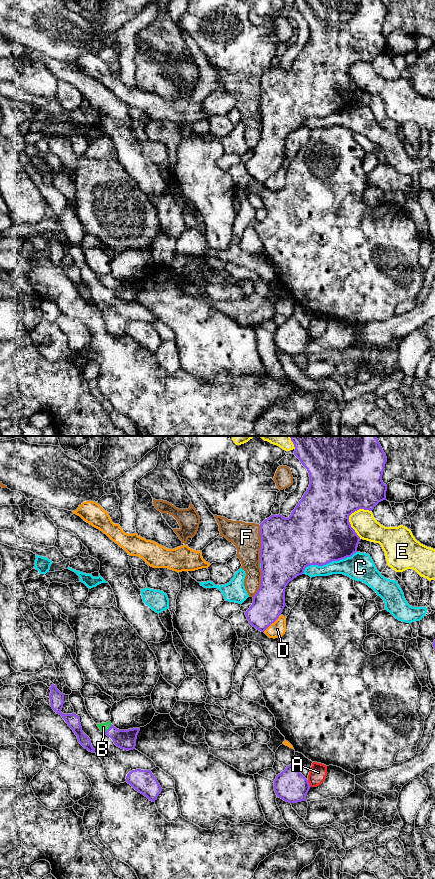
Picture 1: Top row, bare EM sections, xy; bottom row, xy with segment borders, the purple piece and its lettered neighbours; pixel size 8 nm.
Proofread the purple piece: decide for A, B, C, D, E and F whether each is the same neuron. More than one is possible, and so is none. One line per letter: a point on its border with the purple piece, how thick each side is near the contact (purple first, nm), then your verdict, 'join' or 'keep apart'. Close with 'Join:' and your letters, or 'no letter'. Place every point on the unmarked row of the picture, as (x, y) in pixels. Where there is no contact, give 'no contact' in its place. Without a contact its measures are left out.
A: meets purple in xy at (308, 335); 260 nm thick on the purple side, 140 nm on the other; keep apart
B: meets purple in xy at (109, 280); 160 nm thick on the purple side, 70 nm on the other; join
C: meets purple in xy at (328, 114); 500 nm thick on the purple side, 220 nm on the other; keep apart
D: meets purple in xy at (272, 174); 260 nm thick on the purple side, 130 nm on the other; keep apart
E: meets purple in xy at (348, 73); 500 nm thick on the purple side, 190 nm on the other; keep apart
F: meets purple in xy at (261, 96); 440 nm thick on the purple side, 220 nm on the other; keep apart
Join: B

